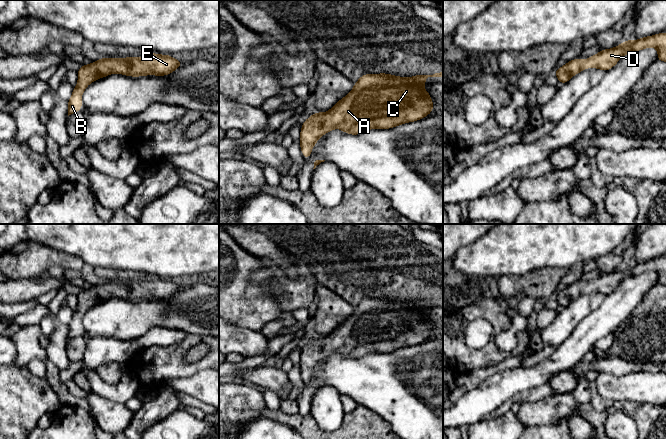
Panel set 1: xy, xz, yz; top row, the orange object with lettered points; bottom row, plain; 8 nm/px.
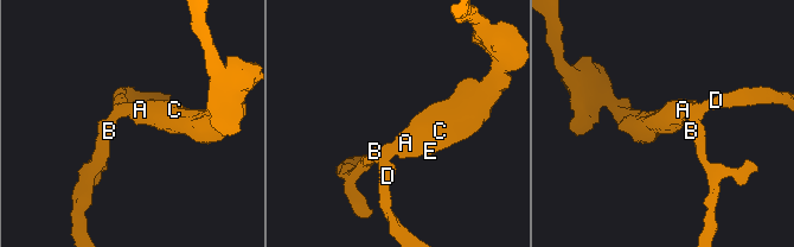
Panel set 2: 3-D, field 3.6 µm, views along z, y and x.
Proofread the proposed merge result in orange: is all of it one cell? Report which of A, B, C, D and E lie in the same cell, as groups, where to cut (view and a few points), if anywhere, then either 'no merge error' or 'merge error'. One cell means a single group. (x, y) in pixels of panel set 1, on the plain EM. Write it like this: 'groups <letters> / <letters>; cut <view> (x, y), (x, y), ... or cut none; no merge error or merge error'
groups A B C D E; cut none; no merge error

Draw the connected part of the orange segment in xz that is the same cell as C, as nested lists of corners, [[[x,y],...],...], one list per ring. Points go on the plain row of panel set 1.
[[[443,294],[433,299],[398,301],[386,297],[364,298],[354,307],[353,313],[327,336],[316,336],[301,350],[300,371],[305,383],[310,383],[311,375],[324,358],[339,352],[345,357],[358,359],[369,353],[389,353],[414,346],[433,336],[433,325],[424,313],[428,301],[443,301]]]

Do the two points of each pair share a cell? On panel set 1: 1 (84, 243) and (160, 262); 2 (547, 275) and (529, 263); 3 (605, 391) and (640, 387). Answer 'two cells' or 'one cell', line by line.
1: one cell
2: two cells
3: one cell

